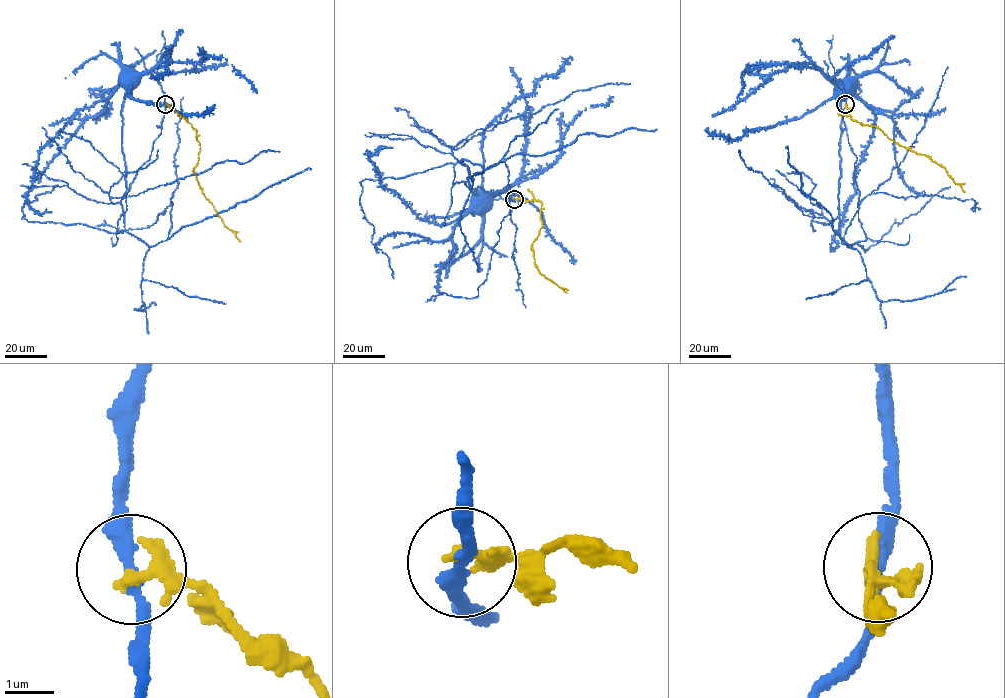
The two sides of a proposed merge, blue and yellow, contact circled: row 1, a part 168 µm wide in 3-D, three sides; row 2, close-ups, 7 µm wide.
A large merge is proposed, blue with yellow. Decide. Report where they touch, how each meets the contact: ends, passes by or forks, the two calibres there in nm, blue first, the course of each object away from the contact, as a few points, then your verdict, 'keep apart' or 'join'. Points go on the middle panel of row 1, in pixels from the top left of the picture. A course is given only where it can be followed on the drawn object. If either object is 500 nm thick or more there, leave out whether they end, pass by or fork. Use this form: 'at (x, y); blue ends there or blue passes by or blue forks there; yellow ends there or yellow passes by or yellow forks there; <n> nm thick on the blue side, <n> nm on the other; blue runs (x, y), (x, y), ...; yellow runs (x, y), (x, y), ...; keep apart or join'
at (514, 199); blue passes by; yellow ends there; 220 nm thick on the blue side, 320 nm on the other; blue runs (514, 199), (515, 201), (508, 201), (497, 194), (484, 194); yellow runs (514, 199), (523, 201), (534, 198), (541, 203), (542, 227), (531, 246), (534, 264), (545, 277), (568, 290); keep apart

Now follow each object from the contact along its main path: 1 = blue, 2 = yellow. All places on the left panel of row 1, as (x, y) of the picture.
1: (165, 104), (160, 85), (148, 71), (132, 79)
2: (165, 104), (197, 131), (200, 150), (193, 170), (199, 186), (224, 224), (240, 241)

